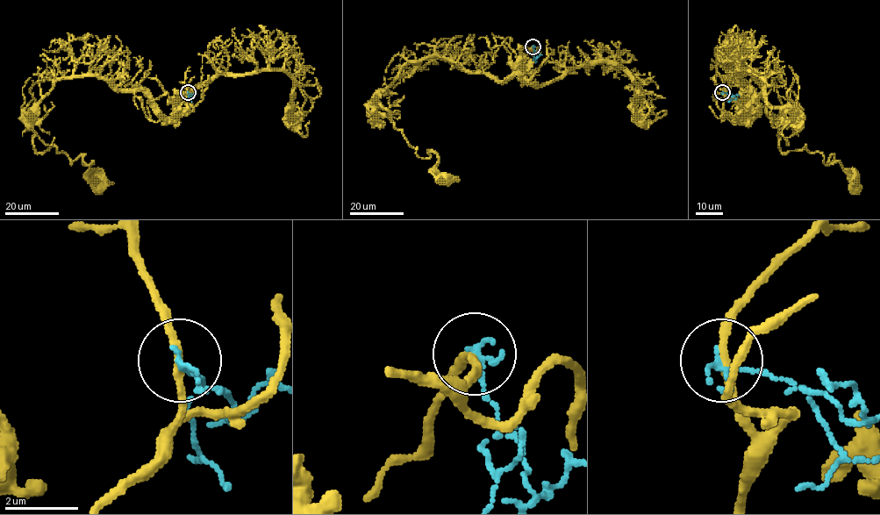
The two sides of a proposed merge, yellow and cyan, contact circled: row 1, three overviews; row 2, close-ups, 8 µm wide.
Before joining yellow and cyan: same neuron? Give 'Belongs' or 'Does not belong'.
Does not belong

